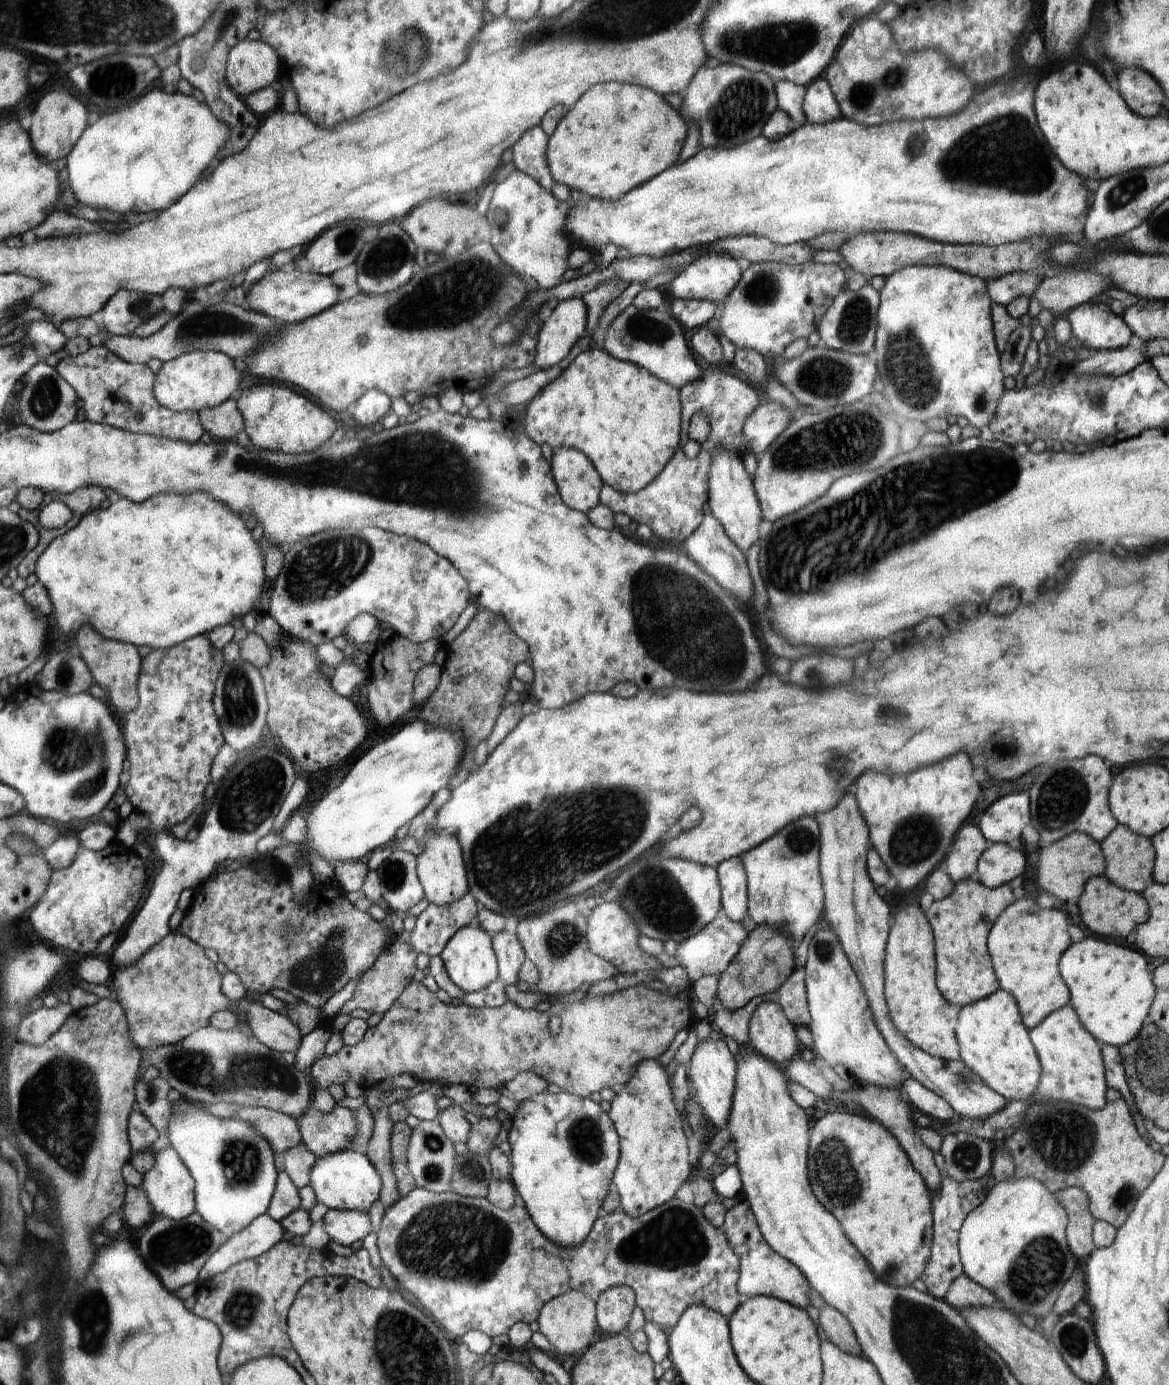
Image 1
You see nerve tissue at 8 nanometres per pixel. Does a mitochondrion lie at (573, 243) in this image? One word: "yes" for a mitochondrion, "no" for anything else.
no

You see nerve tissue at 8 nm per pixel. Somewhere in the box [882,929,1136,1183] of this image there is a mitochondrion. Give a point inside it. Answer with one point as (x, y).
(1064, 1138)

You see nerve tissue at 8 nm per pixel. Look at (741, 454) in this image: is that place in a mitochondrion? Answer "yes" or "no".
no

